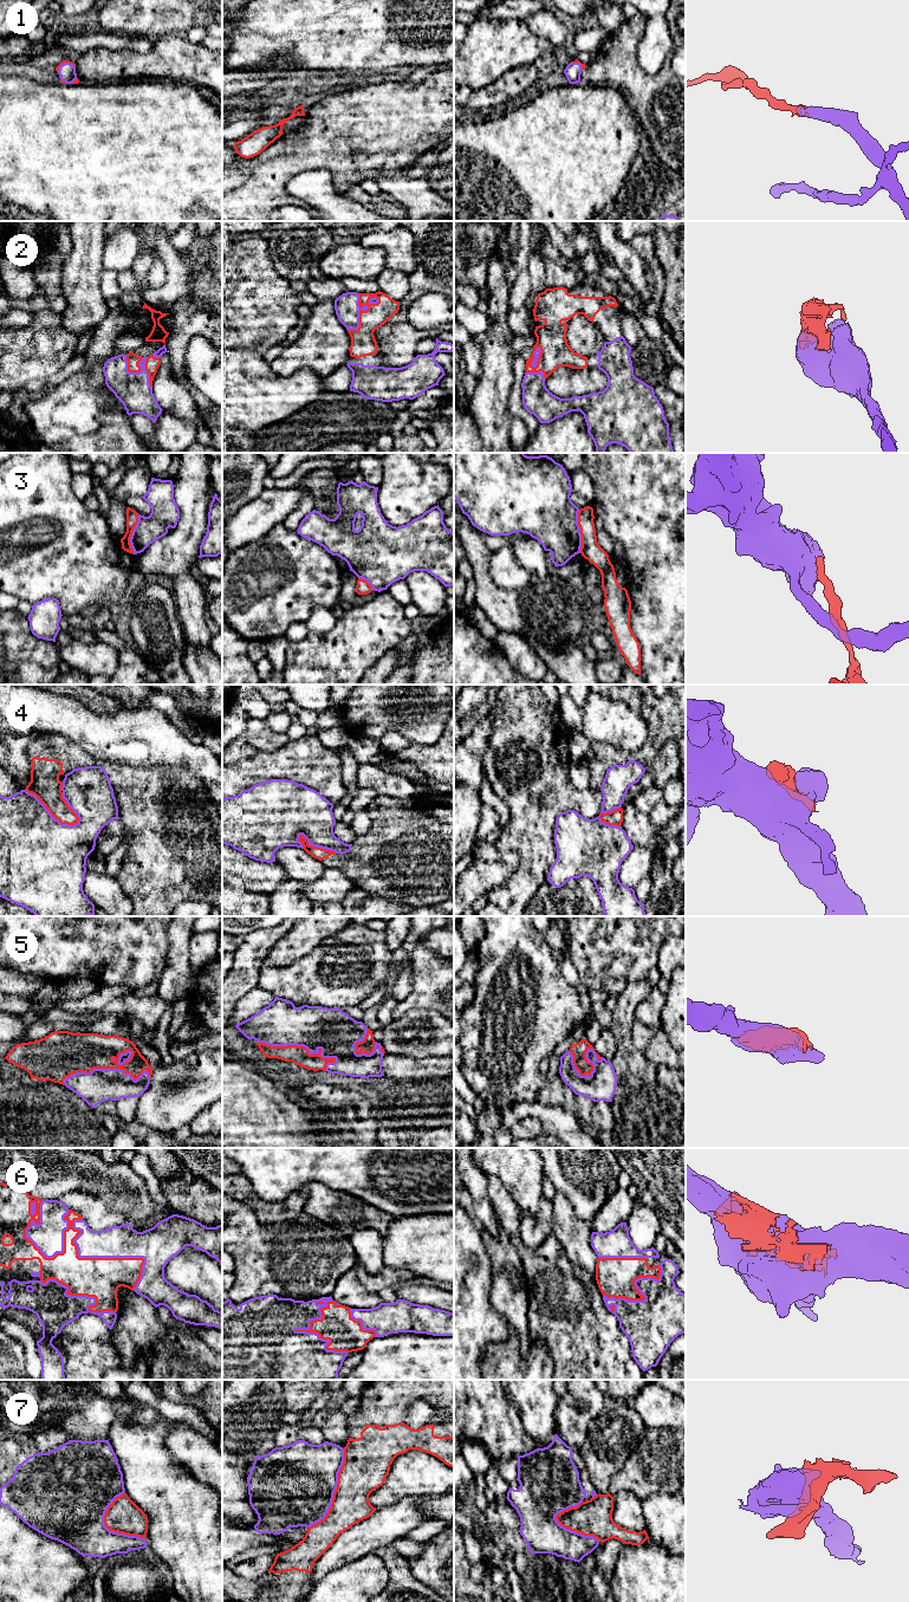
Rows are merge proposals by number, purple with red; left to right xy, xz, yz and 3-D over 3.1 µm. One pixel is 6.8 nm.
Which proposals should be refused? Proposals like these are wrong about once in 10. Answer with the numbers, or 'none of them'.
3, 4, 7

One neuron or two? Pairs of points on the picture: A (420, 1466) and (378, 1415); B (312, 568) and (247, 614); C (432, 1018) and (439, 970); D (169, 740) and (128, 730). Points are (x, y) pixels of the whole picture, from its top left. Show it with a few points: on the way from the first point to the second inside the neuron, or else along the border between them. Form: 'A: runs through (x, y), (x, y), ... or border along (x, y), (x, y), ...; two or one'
A: border along (435, 1457), (408, 1450), (394, 1459), (389, 1471); two
B: runs through (296, 579), (281, 590), (274, 591), (264, 598); one
C: border along (406, 1012), (411, 1010), (436, 1010), (441, 1014); two
D: runs through (158, 740), (138, 738); one

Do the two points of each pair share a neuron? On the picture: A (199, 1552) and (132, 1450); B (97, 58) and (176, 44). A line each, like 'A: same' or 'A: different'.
A: same
B: same

